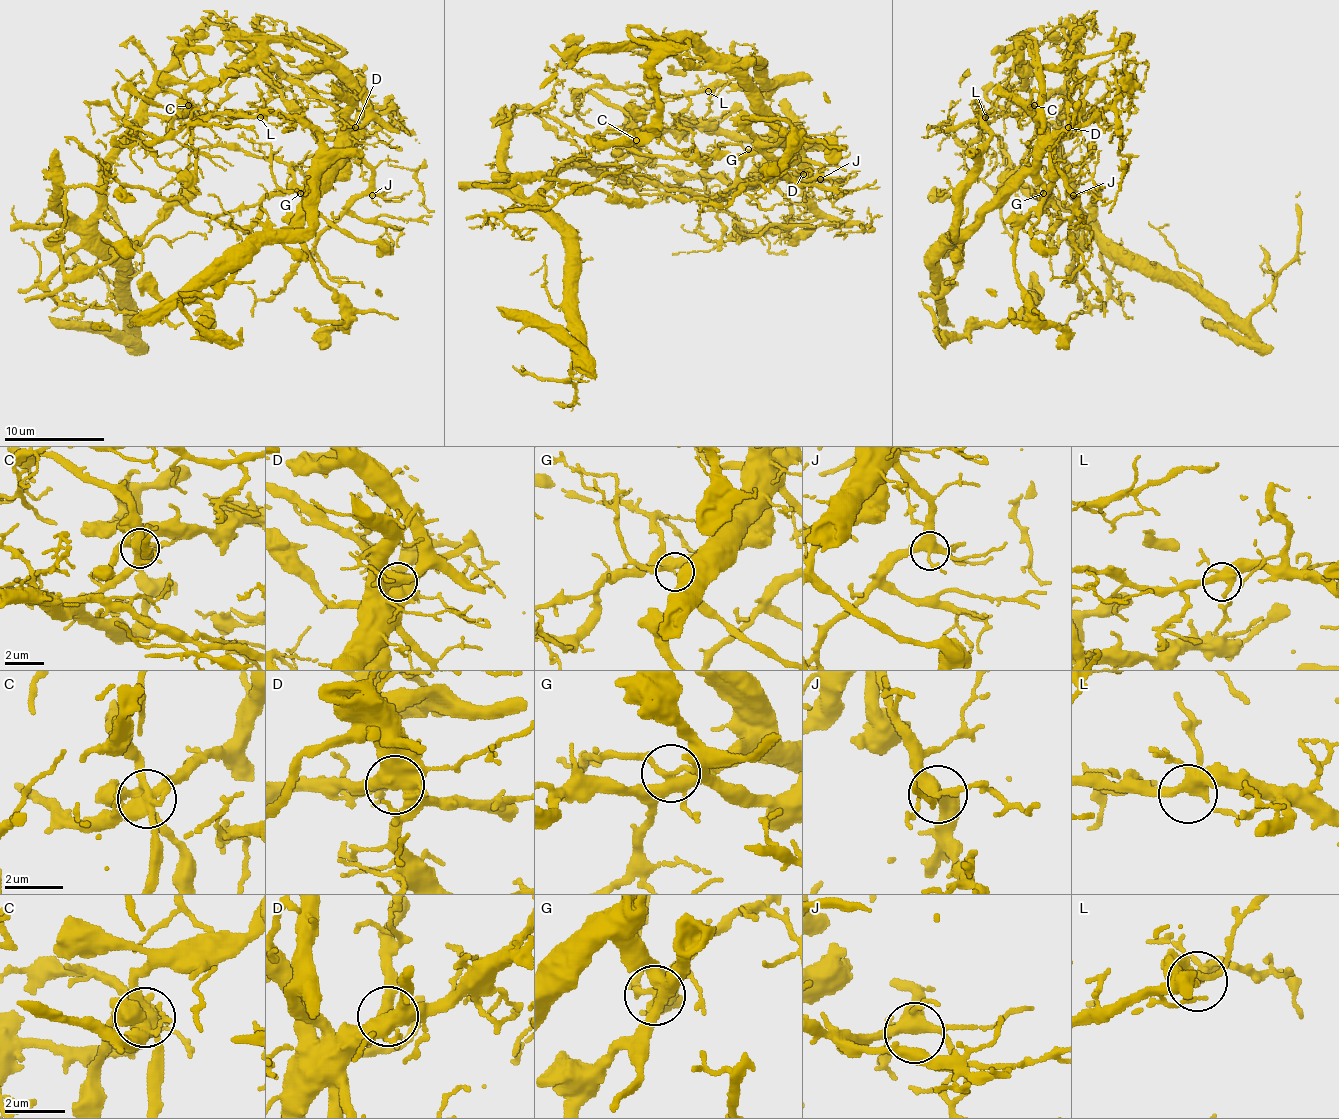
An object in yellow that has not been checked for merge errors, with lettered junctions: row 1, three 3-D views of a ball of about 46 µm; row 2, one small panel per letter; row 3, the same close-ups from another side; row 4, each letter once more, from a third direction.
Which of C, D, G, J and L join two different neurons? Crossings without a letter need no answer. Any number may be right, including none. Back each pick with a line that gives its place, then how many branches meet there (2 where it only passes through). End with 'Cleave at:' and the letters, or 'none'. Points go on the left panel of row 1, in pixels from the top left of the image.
C: (188, 105) | 6
G: (300, 193) | 4
Cleave at: C, G

